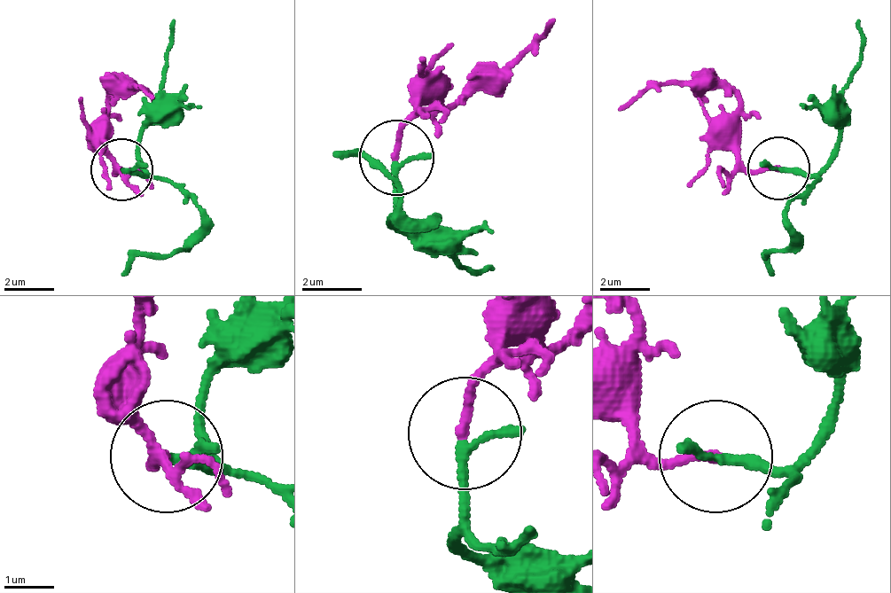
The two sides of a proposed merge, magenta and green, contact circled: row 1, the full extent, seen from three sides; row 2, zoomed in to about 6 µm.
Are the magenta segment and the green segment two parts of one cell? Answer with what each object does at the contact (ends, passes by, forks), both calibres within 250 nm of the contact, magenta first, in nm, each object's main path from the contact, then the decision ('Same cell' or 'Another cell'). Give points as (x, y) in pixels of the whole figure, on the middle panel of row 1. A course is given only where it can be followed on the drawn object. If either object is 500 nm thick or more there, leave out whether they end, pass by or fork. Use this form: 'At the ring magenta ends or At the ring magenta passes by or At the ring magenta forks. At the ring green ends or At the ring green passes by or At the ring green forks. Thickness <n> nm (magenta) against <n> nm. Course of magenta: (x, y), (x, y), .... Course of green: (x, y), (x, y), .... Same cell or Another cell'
At the ring magenta ends. At the ring green passes by. Thickness 170 nm (magenta) against 140 nm. Course of magenta: (394, 155), (414, 111), (460, 94), (496, 87), (537, 50), (554, 21). Course of green: (394, 163), (394, 192), (405, 223), (424, 223), (436, 217), (400, 203), (364, 158), (333, 158). Same cell

